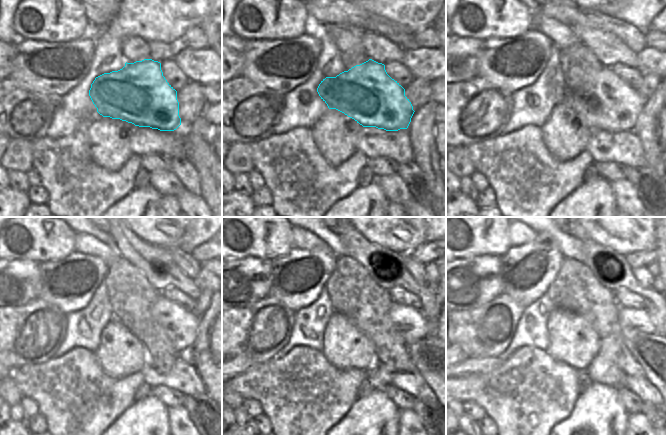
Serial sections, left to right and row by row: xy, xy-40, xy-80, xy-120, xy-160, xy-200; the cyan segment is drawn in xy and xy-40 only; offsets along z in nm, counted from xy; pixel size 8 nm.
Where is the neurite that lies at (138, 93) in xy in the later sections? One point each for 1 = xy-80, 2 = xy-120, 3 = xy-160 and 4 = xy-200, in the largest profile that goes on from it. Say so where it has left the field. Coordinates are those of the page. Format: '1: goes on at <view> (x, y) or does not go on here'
1: goes on at xy-80 (610, 104)
2: goes on at xy-120 (171, 327)
3: goes on at xy-160 (411, 324)
4: goes on at xy-200 (637, 318)

